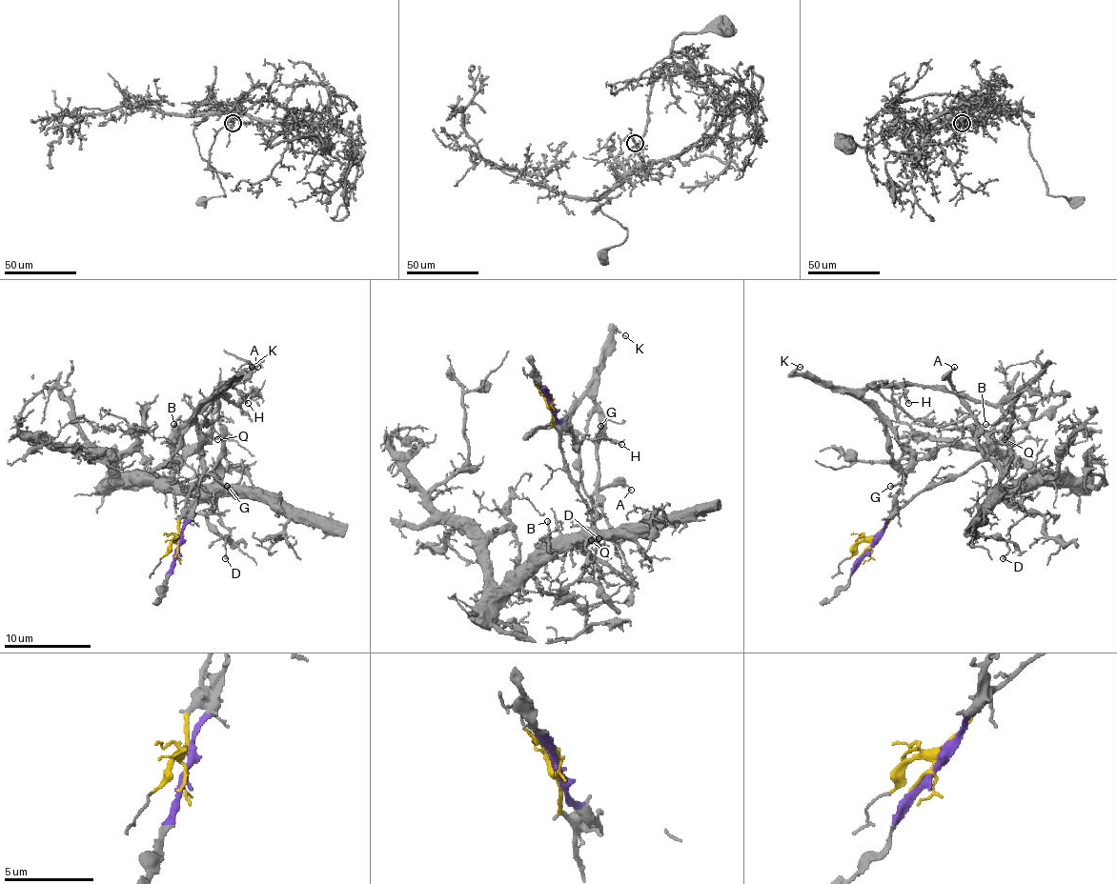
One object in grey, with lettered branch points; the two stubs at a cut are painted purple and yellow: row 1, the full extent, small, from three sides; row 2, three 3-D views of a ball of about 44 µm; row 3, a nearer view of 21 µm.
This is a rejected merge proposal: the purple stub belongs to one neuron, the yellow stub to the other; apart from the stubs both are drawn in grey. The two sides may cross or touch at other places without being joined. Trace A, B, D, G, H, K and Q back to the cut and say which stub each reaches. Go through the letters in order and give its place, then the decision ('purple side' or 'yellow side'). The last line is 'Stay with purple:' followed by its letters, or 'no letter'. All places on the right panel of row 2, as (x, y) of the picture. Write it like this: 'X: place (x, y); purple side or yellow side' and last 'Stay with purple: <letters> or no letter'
A: place (954, 367); yellow side
B: place (985, 424); yellow side
D: place (1003, 558); yellow side
G: place (890, 486); purple side
H: place (908, 403); purple side
K: place (800, 367); purple side
Q: place (1005, 439); yellow side
Stay with purple: G, H, K

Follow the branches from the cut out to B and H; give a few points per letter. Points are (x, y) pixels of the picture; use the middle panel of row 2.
B: (550, 406), (558, 449), (591, 515), (591, 535), (548, 548), (557, 544), (548, 520)
H: (550, 406), (570, 430), (576, 440), (574, 444), (570, 411), (584, 397), (596, 406), (604, 435), (621, 444)

